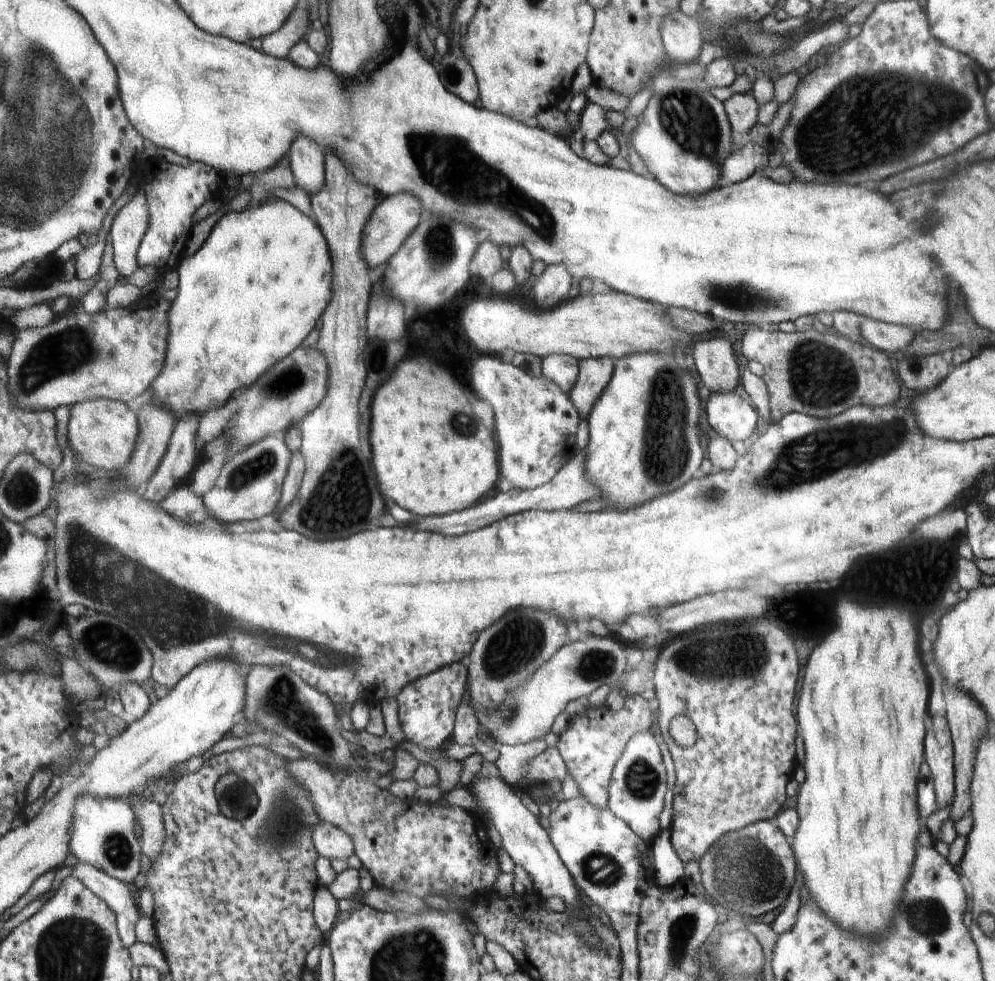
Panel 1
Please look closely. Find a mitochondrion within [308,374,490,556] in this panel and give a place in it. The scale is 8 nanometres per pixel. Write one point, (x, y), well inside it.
(462, 423)

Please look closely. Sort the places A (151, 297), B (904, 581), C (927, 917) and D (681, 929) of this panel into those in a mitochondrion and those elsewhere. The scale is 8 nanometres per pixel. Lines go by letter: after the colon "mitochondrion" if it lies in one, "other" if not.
A: other
B: mitochondrion
C: mitochondrion
D: mitochondrion

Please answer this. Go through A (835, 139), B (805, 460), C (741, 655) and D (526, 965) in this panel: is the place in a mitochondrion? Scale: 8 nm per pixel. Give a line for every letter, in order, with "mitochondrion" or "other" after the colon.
A: mitochondrion
B: mitochondrion
C: mitochondrion
D: other

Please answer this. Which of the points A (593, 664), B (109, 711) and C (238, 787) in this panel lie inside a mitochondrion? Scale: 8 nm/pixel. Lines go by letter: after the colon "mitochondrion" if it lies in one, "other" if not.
A: mitochondrion
B: other
C: mitochondrion

